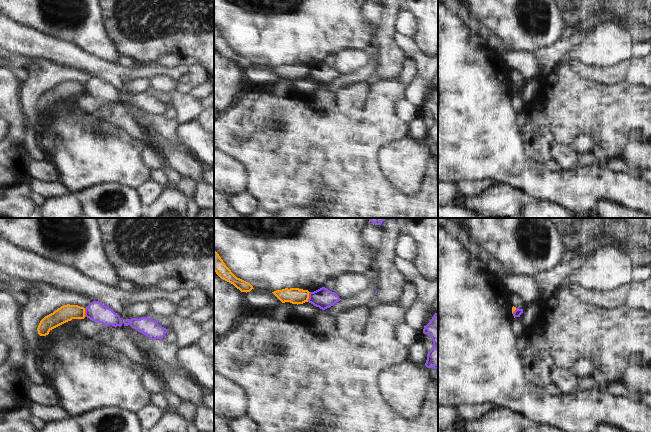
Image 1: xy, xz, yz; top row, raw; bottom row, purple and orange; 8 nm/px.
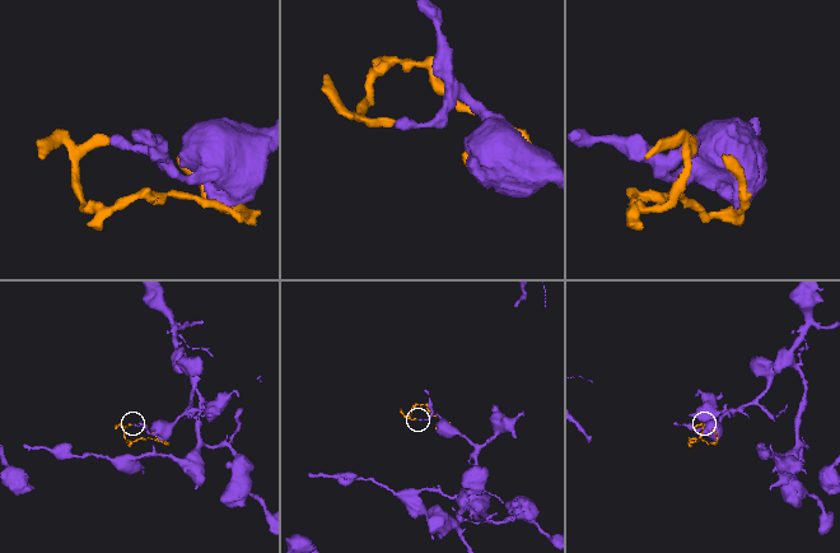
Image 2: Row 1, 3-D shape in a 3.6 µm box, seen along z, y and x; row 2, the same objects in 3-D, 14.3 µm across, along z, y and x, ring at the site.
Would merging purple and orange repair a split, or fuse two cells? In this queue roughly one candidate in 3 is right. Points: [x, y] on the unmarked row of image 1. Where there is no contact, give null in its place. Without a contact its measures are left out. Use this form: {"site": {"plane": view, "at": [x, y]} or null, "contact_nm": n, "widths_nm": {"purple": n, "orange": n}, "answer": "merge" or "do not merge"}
{"site": {"plane": "xz", "at": [309, 73]}, "contact_nm": 80, "widths_nm": {"purple": 160, "orange": 130}, "answer": "do not merge"}

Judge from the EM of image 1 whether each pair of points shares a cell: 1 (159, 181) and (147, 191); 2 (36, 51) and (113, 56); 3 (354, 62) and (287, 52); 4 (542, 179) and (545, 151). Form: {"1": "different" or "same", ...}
{"1": "same", "2": "different", "3": "different", "4": "different"}

